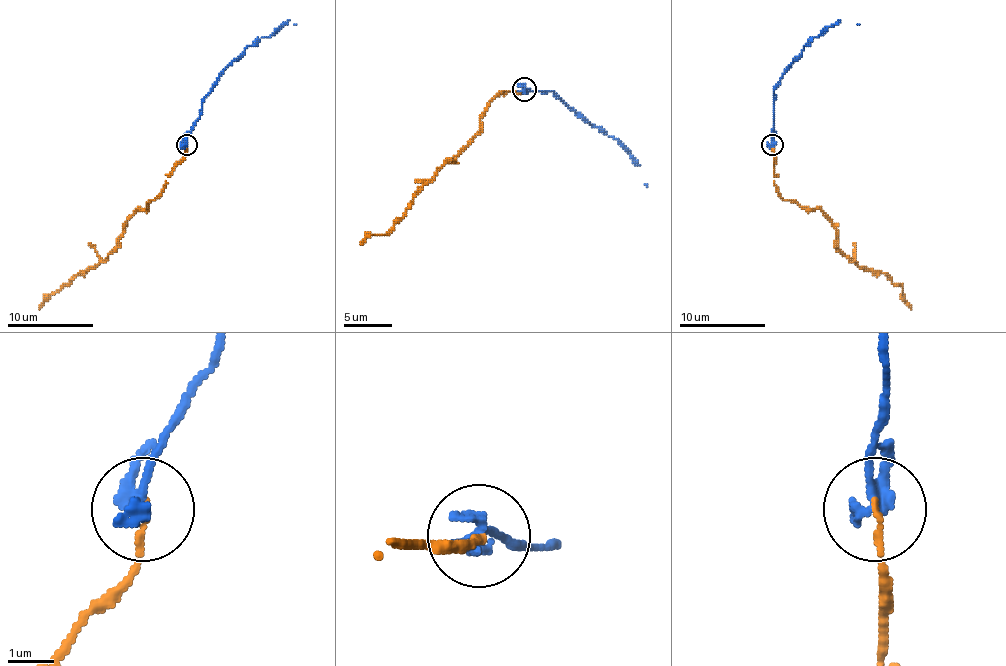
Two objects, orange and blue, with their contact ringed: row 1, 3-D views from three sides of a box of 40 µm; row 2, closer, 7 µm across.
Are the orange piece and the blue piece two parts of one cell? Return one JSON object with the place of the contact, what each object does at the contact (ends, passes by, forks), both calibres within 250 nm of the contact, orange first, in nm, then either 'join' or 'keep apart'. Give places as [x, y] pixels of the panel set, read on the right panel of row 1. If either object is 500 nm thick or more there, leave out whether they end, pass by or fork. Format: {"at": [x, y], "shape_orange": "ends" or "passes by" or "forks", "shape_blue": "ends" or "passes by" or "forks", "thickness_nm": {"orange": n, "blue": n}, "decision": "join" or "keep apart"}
{"at": [772, 145], "shape_orange": "ends", "shape_blue": "ends", "thickness_nm": {"orange": 120, "blue": 400}, "decision": "join"}

